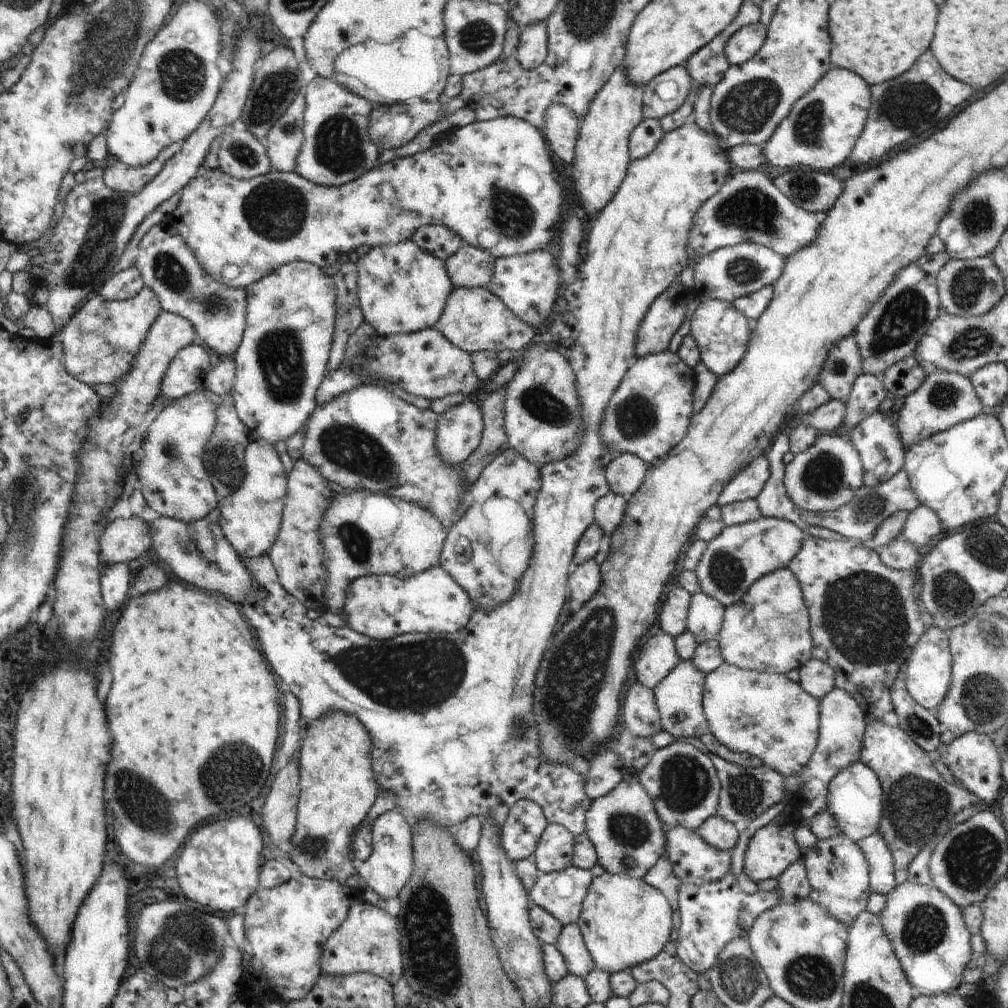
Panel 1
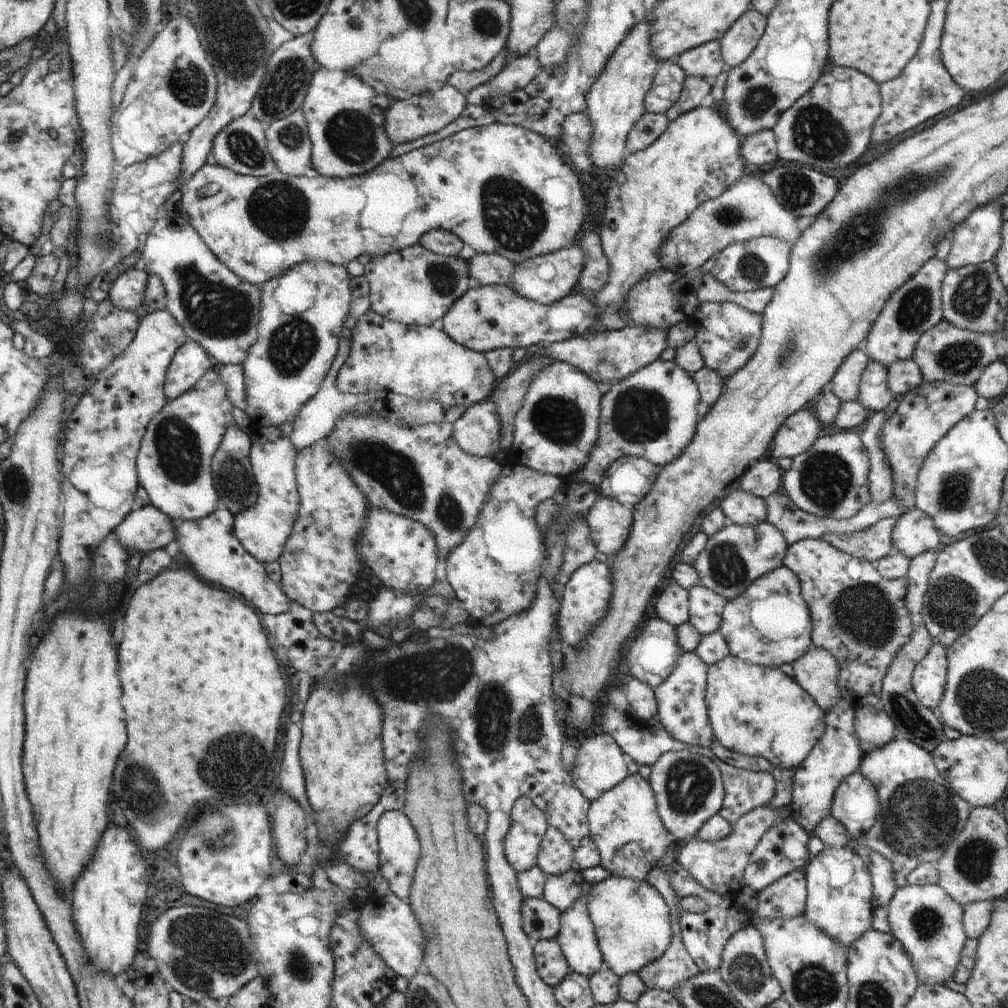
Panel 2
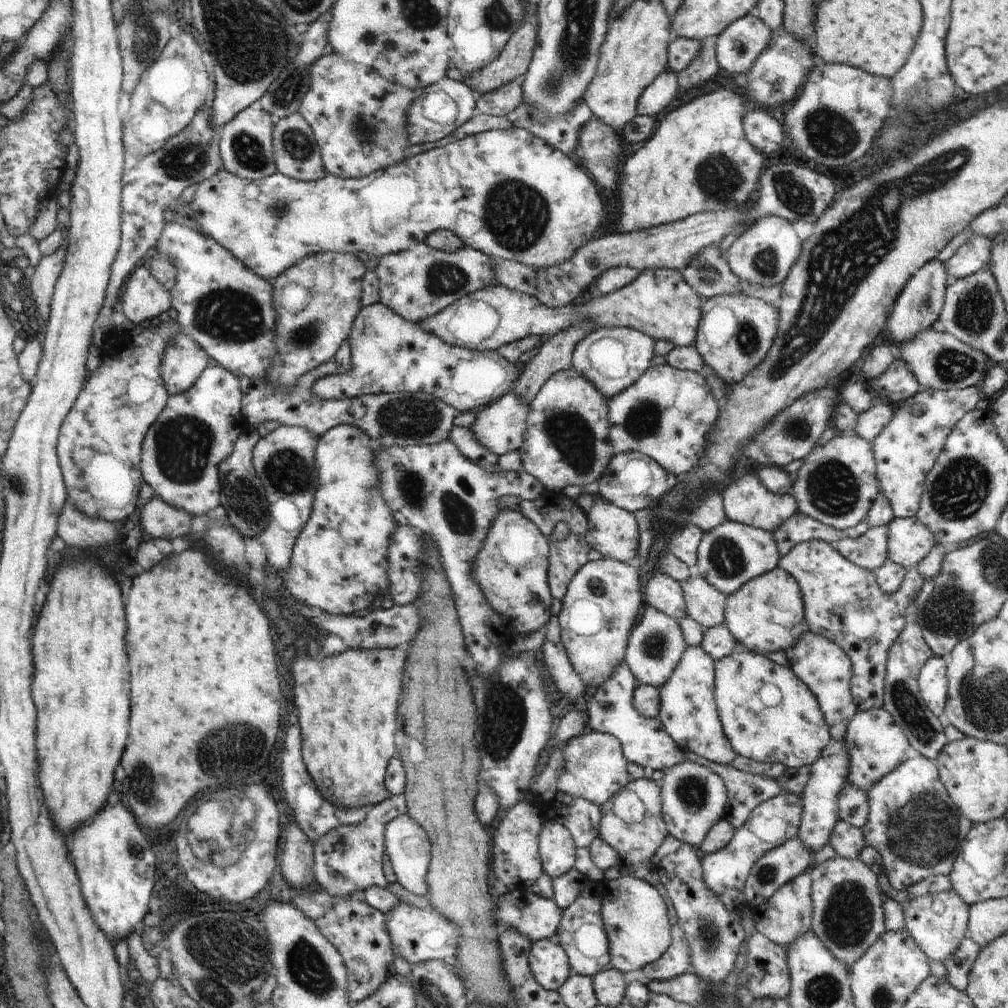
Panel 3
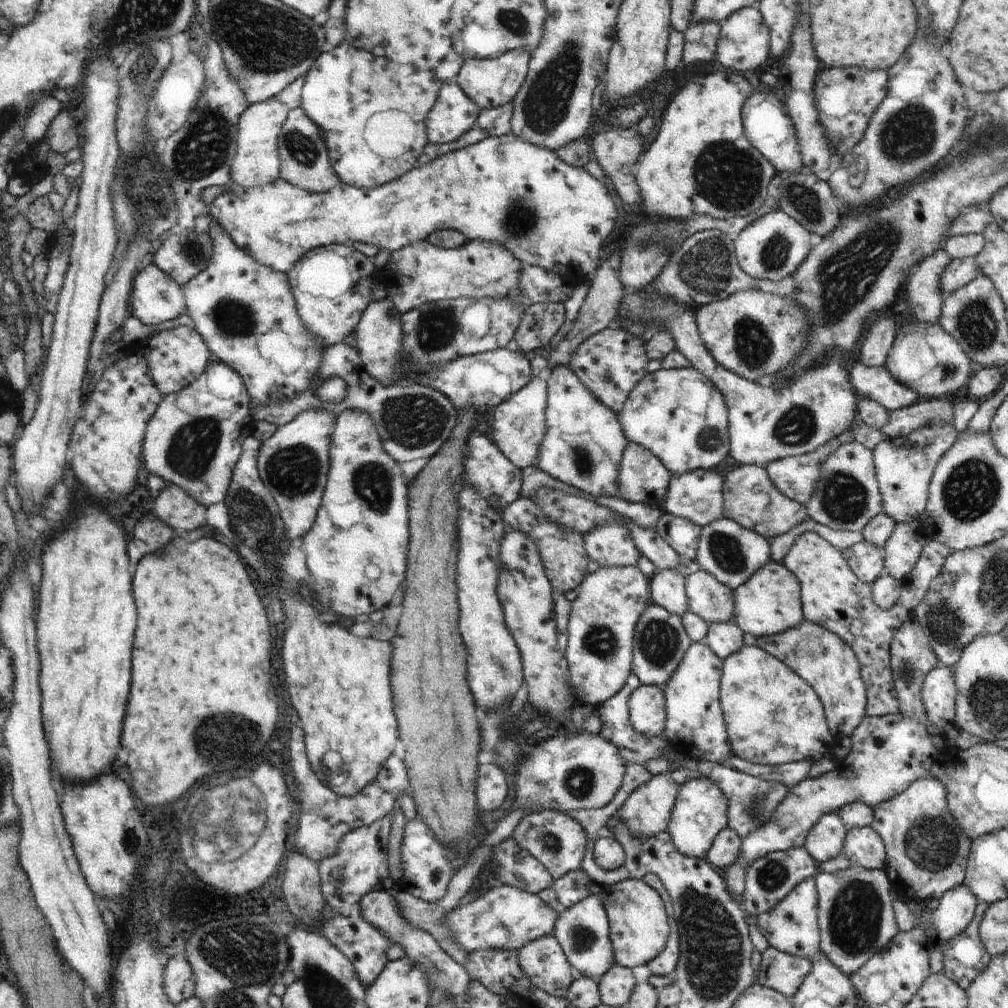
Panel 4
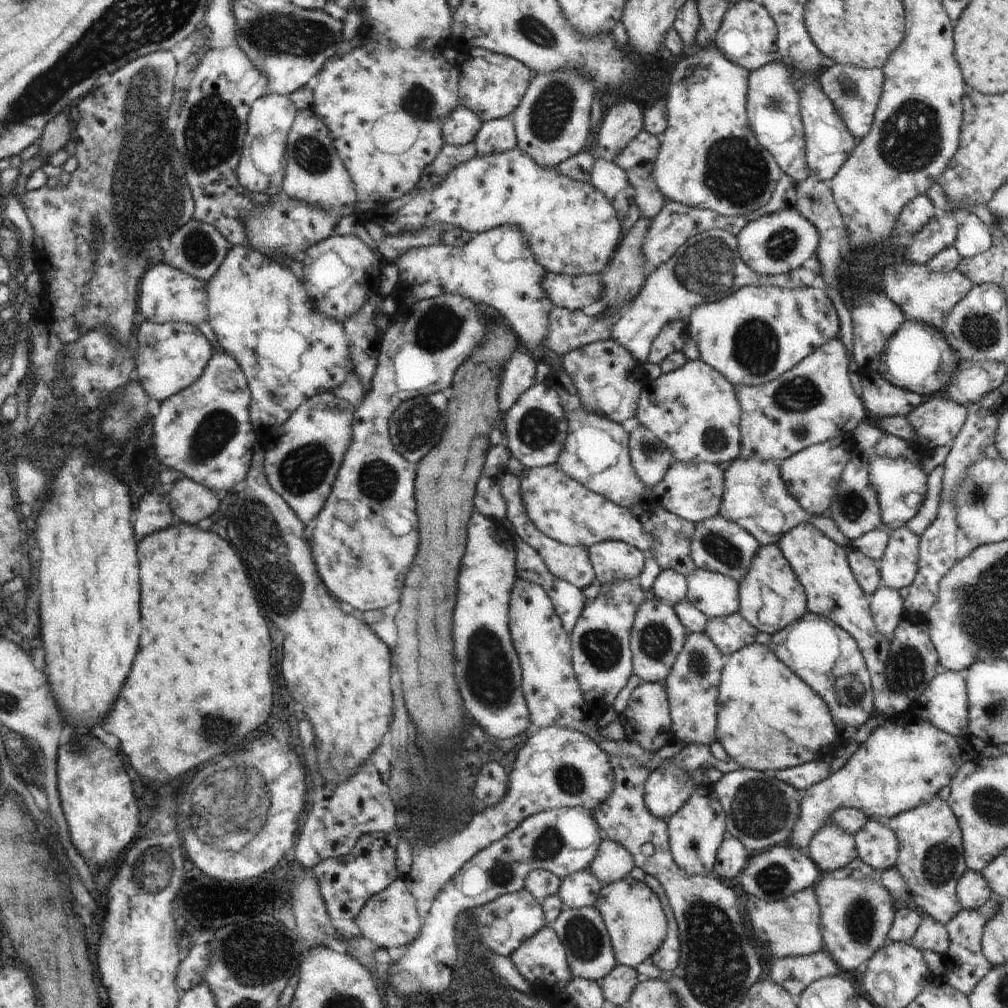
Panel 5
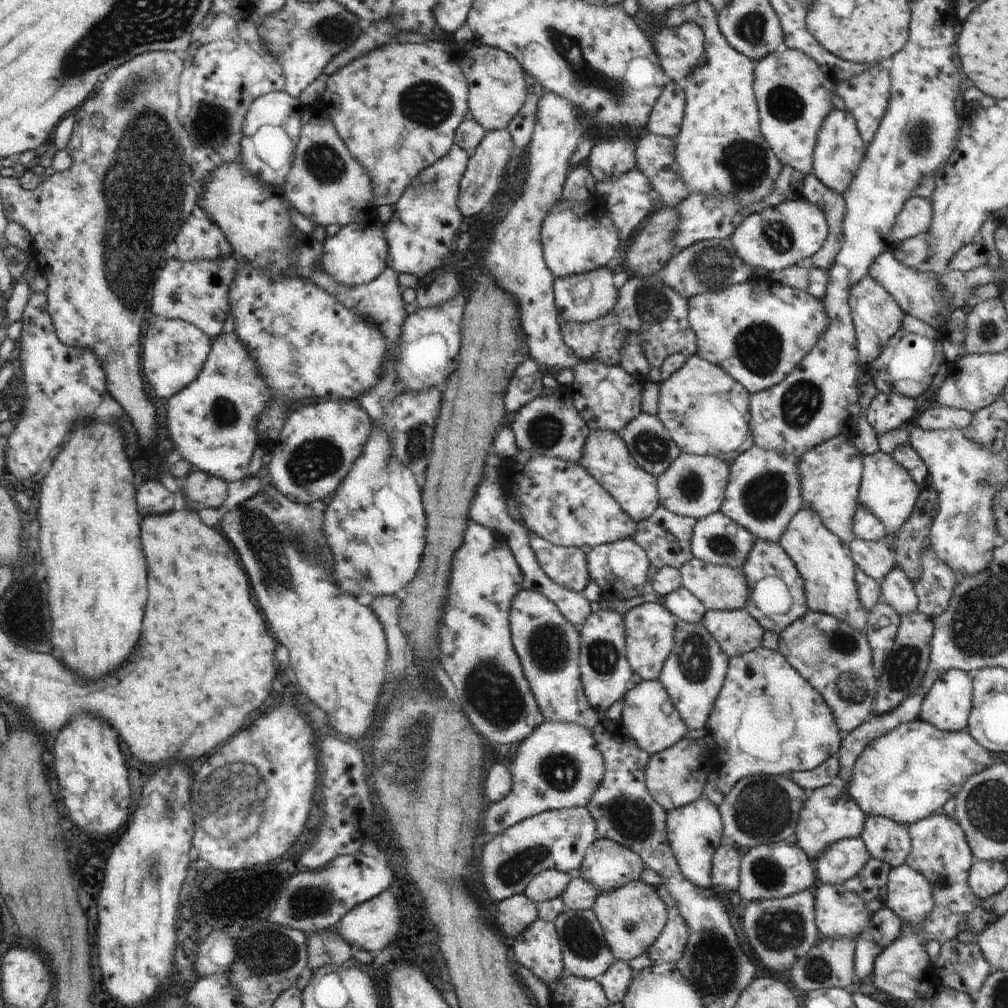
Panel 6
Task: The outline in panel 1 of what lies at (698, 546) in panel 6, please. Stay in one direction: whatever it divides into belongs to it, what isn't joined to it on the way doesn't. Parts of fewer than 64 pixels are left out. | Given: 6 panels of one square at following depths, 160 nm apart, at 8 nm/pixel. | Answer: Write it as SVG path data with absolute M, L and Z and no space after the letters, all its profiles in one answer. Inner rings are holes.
M760 517L741 525L726 525L707 544L697 564L695 573L701 591L718 600L722 606L729 607L737 603L755 580L786 568L808 536L809 534L802 532L795 524L772 517Z

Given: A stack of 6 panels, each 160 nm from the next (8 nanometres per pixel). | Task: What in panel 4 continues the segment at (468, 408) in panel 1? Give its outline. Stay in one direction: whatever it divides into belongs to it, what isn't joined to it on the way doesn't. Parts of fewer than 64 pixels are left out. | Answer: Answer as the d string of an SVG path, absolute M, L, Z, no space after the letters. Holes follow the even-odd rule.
M533 376L524 388L515 392L509 399L494 407L494 414L489 423L489 433L487 434L500 452L514 466L520 470L526 467L538 467L538 449L546 436L547 424L545 412L547 409L547 382L541 376Z

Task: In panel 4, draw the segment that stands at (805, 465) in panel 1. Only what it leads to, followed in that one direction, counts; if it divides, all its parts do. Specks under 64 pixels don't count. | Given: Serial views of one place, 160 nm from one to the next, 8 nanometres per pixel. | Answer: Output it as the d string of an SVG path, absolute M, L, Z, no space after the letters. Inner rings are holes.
M858 441L841 444L822 465L816 490L804 505L809 518L835 531L861 531L877 514L883 512L883 500L875 473L873 452Z

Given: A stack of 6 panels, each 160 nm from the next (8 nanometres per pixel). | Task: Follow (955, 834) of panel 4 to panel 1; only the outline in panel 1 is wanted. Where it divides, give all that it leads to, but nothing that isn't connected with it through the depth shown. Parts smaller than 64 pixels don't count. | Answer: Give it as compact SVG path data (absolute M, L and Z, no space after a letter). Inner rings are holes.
M871 720L865 727L862 746L860 762L872 769L883 790L882 820L877 832L888 848L890 876L896 880L896 884L903 883L907 881L907 868L913 858L924 847L932 847L935 841L939 841L953 827L954 817L962 812L962 809L981 805L982 801L960 784L946 782L931 761L930 754L898 726L891 727L880 720Z

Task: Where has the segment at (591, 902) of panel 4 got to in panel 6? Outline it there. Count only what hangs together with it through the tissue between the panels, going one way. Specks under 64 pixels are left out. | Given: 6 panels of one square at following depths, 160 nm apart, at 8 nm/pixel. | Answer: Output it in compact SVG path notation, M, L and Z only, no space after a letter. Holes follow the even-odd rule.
M567 909L556 916L553 923L559 936L563 965L567 974L596 980L597 976L602 976L610 968L610 965L615 963L616 958L611 953L593 909L585 911Z

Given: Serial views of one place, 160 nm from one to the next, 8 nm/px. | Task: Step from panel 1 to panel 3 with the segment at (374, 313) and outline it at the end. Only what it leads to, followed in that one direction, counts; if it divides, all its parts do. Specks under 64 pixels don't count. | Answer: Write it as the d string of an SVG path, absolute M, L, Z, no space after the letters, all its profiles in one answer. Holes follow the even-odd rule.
M425 242L418 243L413 249L380 257L374 272L379 278L379 302L404 320L413 323L439 313L463 296L496 284L495 259L488 256L488 253L464 246L454 252L444 252L428 246Z

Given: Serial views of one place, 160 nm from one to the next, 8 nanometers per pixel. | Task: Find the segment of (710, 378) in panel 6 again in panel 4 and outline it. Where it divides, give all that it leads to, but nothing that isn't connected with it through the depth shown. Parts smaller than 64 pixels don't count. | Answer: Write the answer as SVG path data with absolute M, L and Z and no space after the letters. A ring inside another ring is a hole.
M692 366L647 372L630 391L617 417L627 440L653 452L672 474L716 468L730 452L724 397Z

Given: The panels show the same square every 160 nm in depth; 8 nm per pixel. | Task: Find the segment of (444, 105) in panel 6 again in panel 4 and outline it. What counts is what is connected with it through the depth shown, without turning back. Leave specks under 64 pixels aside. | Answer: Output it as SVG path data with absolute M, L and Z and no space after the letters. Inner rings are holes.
M346 39L337 47L332 47L322 53L305 74L305 83L301 94L301 106L304 112L321 130L322 138L328 149L330 164L342 183L359 188L373 189L386 183L398 180L402 175L420 166L418 159L430 143L425 128L425 120L432 107L436 104L438 92L443 82L437 79L432 69L417 69L411 64L400 64L385 56L376 56L371 52L356 48ZM387 110L404 111L416 123L417 137L411 149L395 159L385 159L378 156L363 137L365 124L374 113Z

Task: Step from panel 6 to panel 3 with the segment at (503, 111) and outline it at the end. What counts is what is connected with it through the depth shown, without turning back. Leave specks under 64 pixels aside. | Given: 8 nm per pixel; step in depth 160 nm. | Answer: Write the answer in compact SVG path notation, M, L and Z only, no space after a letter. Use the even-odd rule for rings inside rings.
M528 3L529 12L523 25L510 37L500 56L477 71L462 73L462 82L472 90L489 93L518 78L528 70L536 48L537 16L535 6Z

